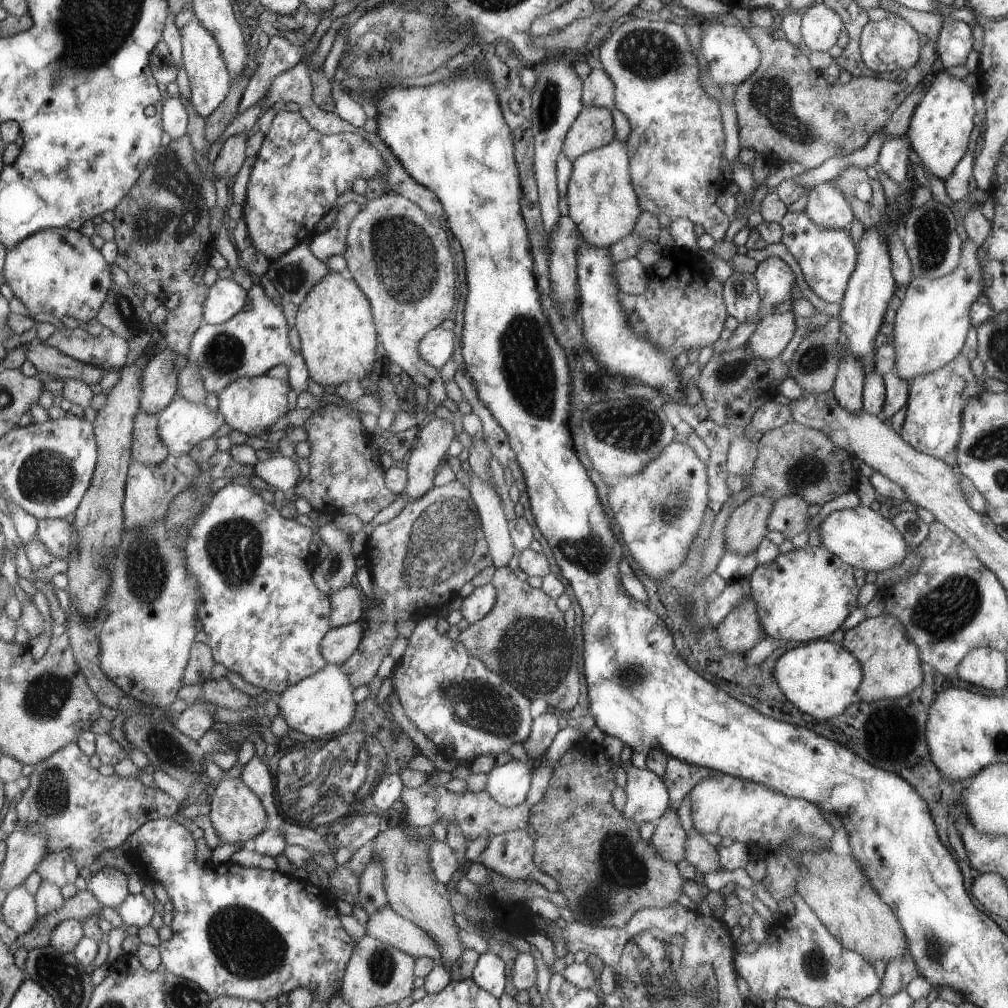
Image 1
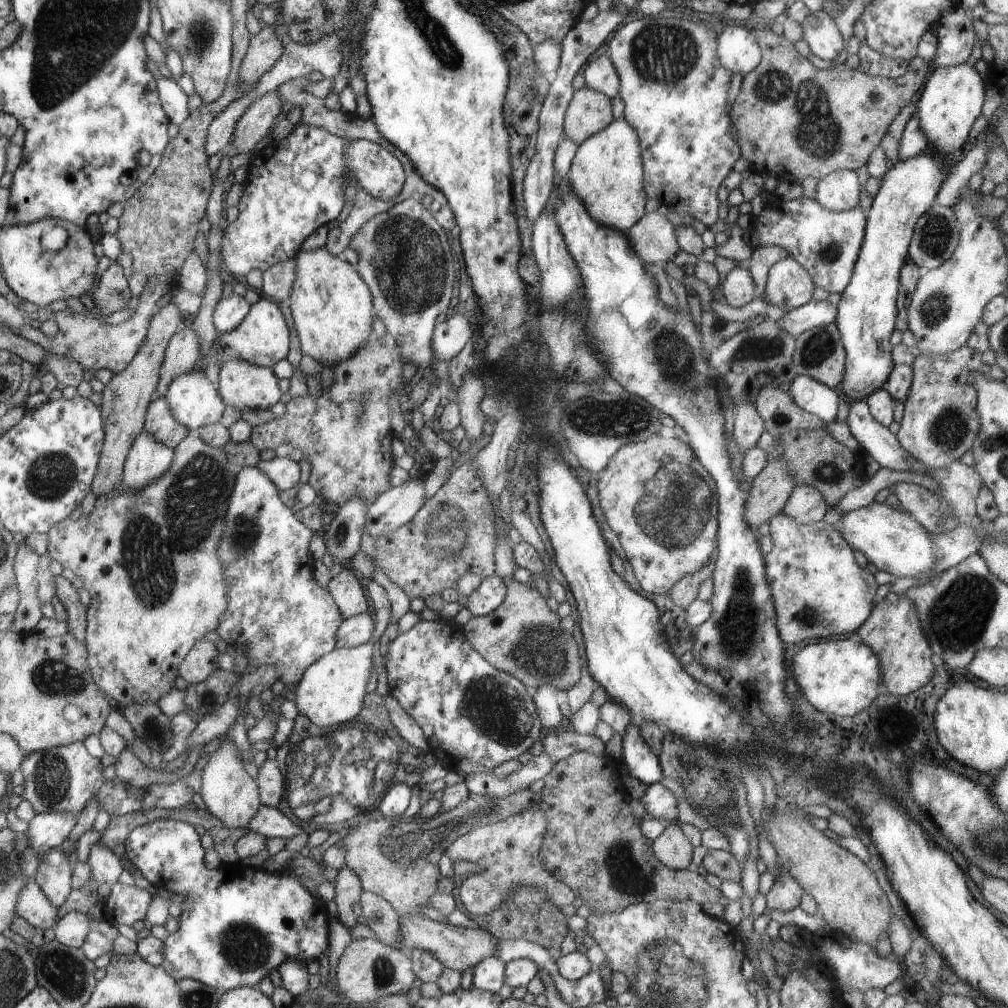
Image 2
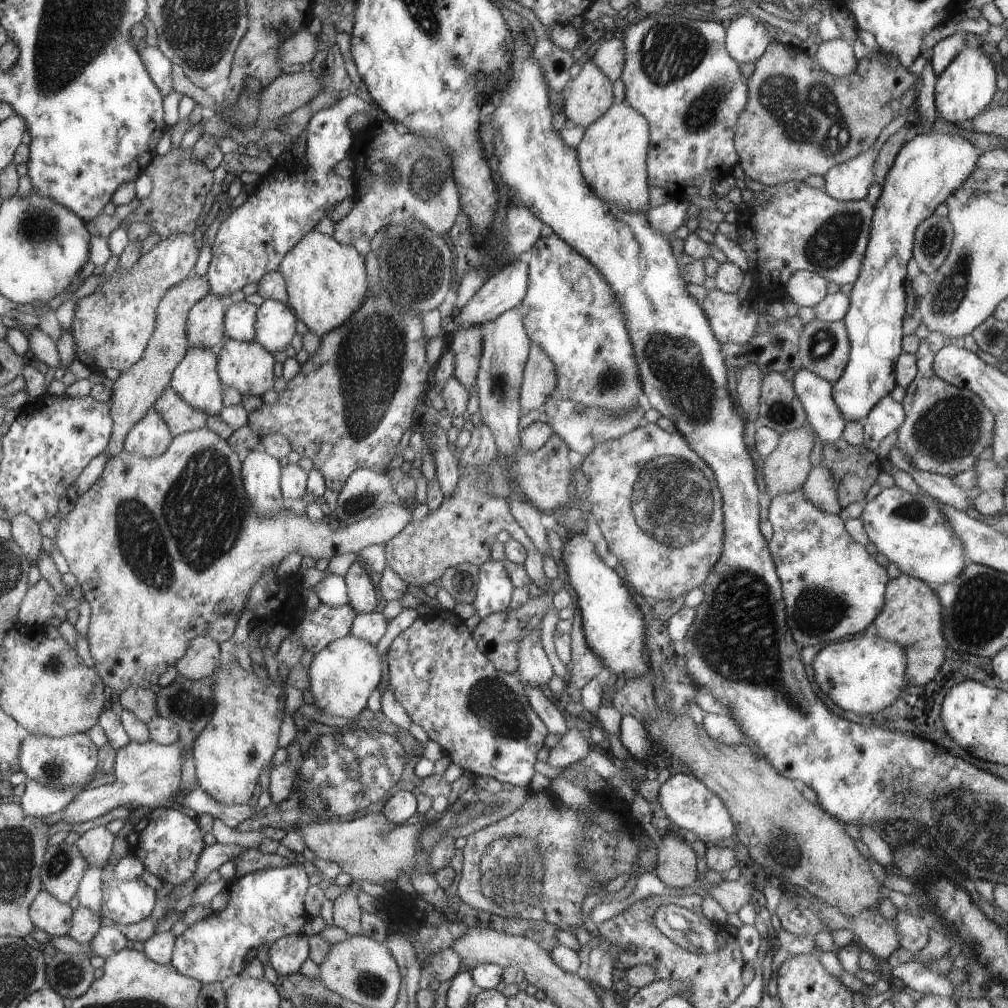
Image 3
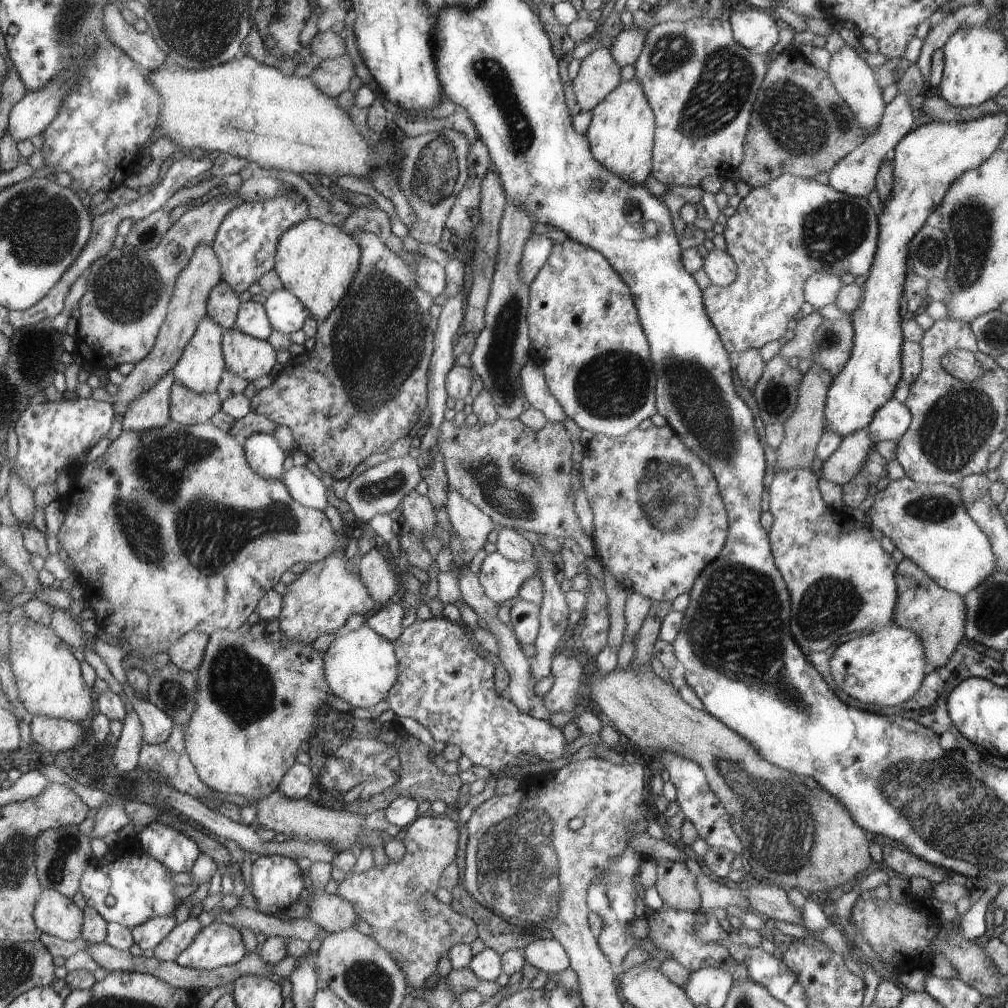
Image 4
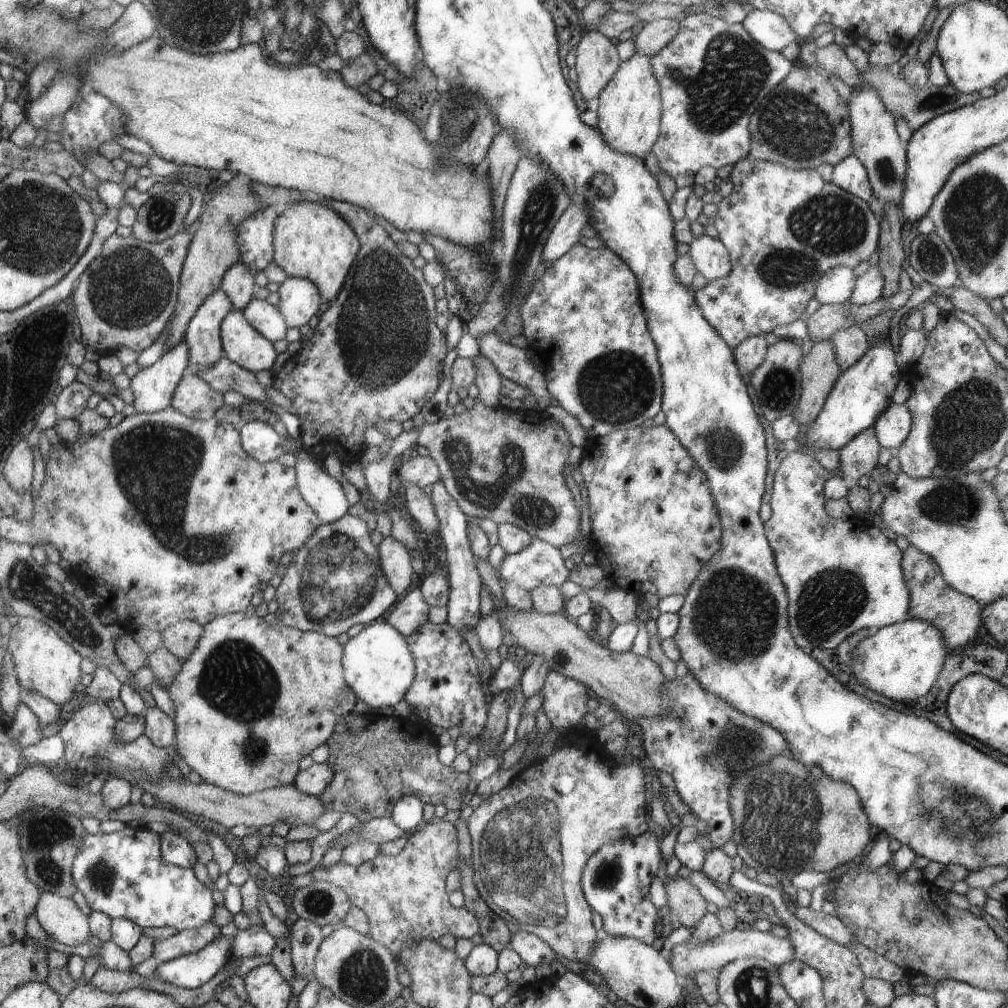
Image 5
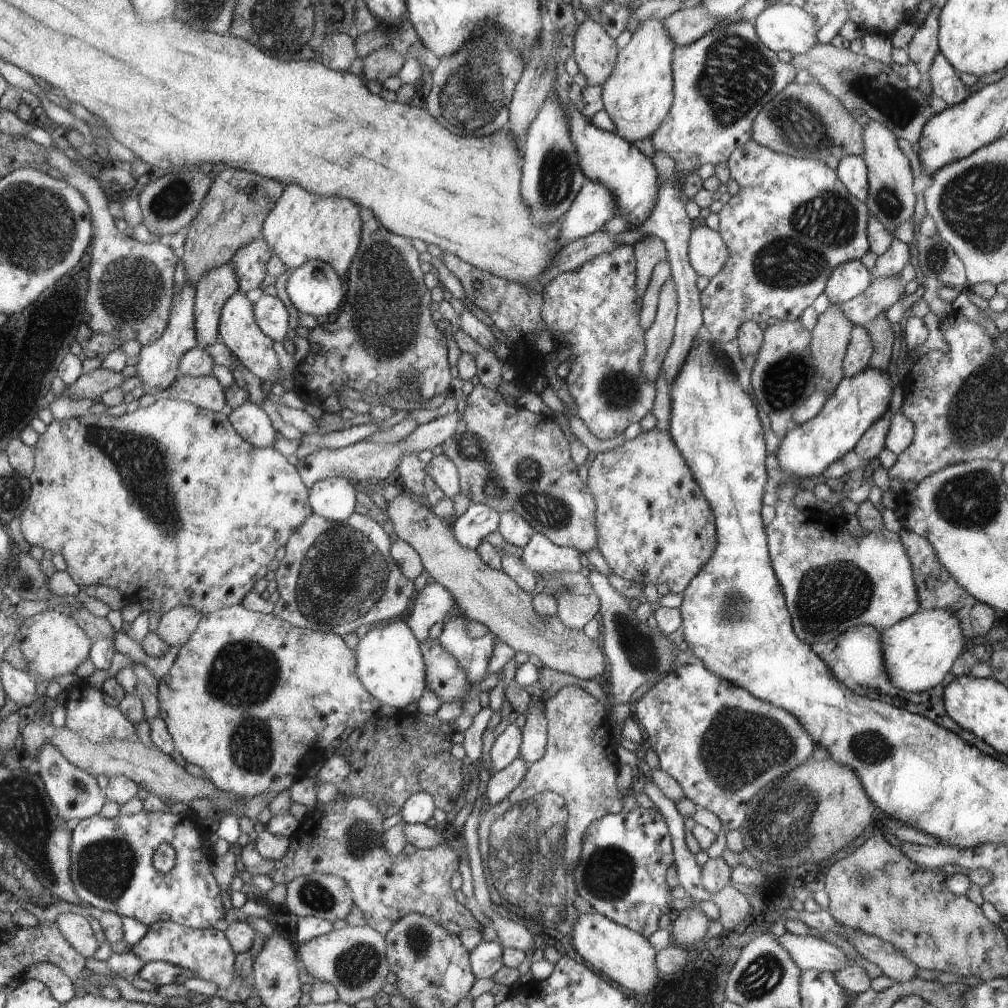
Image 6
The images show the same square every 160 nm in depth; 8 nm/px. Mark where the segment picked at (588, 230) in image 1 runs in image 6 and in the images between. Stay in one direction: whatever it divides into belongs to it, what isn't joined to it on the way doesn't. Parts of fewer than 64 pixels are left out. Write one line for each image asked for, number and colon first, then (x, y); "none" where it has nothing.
2: (606, 174)
3: (613, 152)
4: (621, 133)
5: (629, 112)
6: (638, 96)

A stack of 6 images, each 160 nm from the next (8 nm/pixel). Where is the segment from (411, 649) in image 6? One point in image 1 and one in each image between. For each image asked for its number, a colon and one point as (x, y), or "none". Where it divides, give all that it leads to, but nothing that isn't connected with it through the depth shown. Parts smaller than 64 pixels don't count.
1: (321, 705)
2: (332, 689)
3: (340, 675)
4: (361, 667)
5: (379, 667)

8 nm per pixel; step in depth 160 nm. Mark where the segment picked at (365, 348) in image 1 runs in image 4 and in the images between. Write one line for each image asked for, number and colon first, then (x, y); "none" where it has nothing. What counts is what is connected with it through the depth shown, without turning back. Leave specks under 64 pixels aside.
2: (331, 306)
3: (326, 282)
4: (316, 262)

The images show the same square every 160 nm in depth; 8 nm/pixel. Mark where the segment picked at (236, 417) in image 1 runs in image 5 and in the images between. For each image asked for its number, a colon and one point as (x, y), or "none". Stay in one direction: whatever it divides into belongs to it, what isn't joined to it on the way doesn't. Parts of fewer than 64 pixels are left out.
2: (243, 386)
3: (249, 368)
4: (249, 358)
5: (243, 345)

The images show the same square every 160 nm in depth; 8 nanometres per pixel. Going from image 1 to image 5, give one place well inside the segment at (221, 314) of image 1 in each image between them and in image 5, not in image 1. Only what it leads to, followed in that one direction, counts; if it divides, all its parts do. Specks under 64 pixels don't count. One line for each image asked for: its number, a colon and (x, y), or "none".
2: (230, 311)
3: (240, 322)
4: (252, 319)
5: (265, 318)

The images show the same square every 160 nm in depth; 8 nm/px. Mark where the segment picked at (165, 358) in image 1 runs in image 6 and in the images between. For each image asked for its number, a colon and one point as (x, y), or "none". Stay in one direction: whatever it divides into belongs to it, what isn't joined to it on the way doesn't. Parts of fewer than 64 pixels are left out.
2: (182, 354)
3: (205, 325)
4: (223, 305)
5: (239, 283)
6: (250, 262)

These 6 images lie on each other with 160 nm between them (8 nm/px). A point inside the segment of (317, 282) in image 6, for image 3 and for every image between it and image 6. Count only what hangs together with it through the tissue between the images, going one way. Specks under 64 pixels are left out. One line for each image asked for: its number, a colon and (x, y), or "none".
3: (276, 325)
4: (286, 313)
5: (299, 299)

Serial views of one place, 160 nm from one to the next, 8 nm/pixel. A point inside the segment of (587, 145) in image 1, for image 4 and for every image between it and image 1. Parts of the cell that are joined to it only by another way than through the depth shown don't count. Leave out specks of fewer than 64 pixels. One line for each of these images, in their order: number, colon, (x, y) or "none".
2: (589, 112)
3: (590, 98)
4: (599, 74)

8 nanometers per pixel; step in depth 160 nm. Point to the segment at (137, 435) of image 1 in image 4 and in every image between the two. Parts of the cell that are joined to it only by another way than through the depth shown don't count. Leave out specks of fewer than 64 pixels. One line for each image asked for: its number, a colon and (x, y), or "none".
2: (159, 421)
3: (180, 417)
4: (186, 407)

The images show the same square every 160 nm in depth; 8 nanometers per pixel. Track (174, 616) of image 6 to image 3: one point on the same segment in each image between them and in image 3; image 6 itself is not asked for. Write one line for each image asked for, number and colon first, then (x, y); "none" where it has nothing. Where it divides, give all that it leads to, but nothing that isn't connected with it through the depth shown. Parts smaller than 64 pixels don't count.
3: (201, 661)
4: (188, 653)
5: (181, 639)

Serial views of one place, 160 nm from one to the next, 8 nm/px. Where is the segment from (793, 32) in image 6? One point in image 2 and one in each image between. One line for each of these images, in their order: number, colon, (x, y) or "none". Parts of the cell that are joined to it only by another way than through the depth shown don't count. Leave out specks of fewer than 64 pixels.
2: (738, 50)
3: (746, 40)
4: (755, 29)
5: (768, 29)

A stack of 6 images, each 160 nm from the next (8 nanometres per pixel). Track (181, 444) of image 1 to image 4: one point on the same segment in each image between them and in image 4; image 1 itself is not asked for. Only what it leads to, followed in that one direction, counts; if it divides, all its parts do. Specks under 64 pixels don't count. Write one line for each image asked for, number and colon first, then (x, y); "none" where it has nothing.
2: (193, 399)
3: (196, 379)
4: (201, 369)

